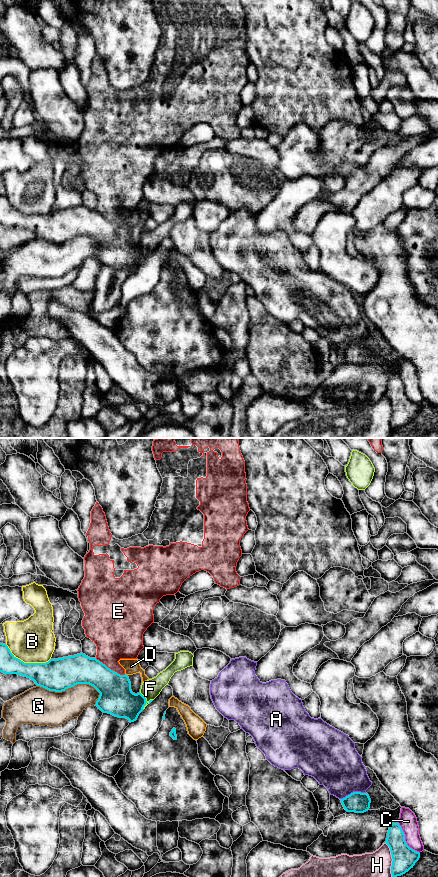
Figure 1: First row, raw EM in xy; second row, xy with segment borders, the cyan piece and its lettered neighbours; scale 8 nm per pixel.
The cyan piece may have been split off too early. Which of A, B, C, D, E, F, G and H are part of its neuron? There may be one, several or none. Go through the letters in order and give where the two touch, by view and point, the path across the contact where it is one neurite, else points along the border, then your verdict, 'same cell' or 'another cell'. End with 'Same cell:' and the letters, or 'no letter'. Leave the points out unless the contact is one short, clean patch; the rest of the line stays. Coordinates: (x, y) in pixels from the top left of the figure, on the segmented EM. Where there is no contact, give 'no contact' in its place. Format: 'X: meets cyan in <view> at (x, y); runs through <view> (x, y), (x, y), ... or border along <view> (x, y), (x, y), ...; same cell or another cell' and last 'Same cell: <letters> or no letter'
A: meets cyan in xy at (353, 792); another cell
B: meets cyan in xy at (27, 663); another cell
C: meets cyan in xy at (404, 839); another cell
D: meets cyan in xy at (125, 674); another cell
E: meets cyan in xy at (109, 668); another cell
F: meets cyan in xy at (146, 701); border along xy (139, 692), (146, 701), (143, 709); another cell
G: meets cyan in xy at (69, 687); another cell
H: meets cyan in xy at (392, 858); another cell
Same cell: no letter

